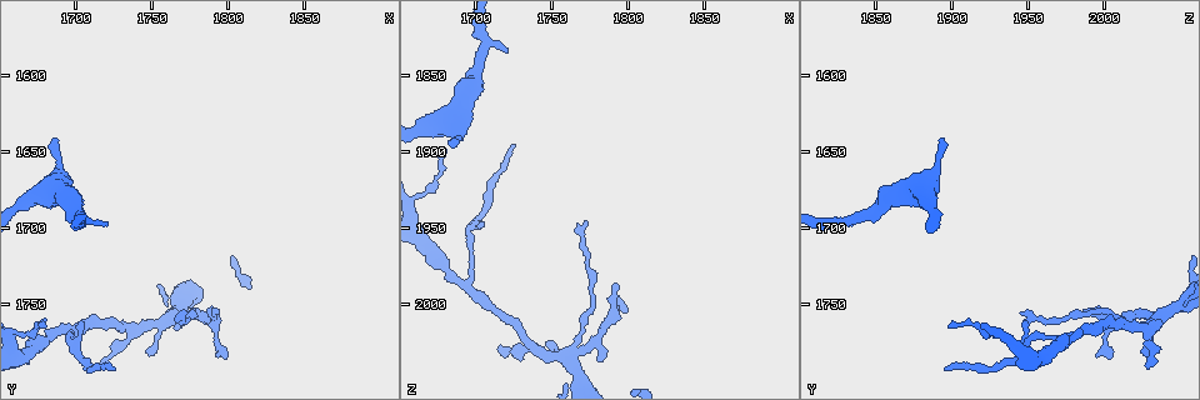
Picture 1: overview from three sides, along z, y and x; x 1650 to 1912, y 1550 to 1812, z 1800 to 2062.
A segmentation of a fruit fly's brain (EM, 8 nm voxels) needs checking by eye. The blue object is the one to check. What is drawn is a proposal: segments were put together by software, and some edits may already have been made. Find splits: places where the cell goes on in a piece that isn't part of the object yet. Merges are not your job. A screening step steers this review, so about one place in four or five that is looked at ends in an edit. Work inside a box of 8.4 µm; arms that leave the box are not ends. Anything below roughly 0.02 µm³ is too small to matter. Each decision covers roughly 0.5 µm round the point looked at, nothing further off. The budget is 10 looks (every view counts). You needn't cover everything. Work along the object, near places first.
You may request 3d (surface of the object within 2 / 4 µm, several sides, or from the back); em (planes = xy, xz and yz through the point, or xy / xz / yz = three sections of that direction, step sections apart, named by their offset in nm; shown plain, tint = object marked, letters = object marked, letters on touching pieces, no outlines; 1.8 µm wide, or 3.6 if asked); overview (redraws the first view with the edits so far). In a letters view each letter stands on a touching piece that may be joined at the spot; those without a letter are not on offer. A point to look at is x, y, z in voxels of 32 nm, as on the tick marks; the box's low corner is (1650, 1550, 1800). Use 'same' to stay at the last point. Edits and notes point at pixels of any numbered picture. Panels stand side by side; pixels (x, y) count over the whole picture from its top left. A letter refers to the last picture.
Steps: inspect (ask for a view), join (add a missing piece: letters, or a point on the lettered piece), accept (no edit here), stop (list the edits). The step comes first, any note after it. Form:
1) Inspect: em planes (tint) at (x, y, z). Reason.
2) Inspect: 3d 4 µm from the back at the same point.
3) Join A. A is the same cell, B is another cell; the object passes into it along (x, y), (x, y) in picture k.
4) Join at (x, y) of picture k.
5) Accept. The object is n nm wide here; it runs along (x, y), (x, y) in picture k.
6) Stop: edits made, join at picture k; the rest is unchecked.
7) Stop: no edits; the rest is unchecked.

Inspect: 3d 4 µm at (1714, 1792, 2028). Branch stops here.

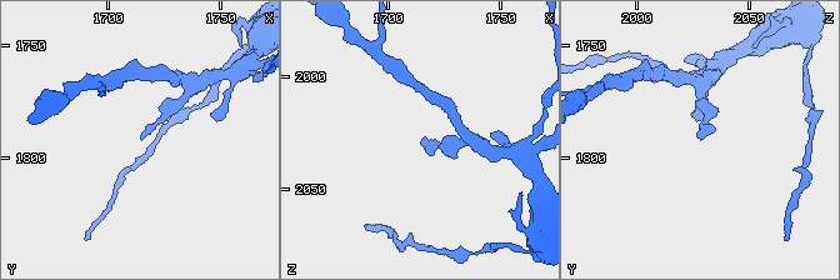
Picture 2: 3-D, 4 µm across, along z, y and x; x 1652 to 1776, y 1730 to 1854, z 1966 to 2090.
Inspect: em xz step 4 (tint) at (1714, 1792, 2028). Now the EM.

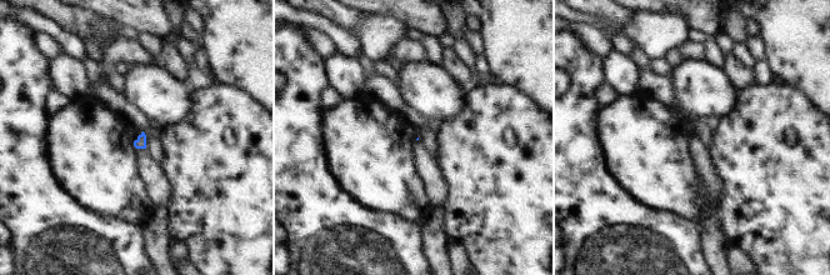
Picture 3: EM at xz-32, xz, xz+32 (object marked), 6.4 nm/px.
Inspect: em xy step 16 (letters) at the same point. Another direction.

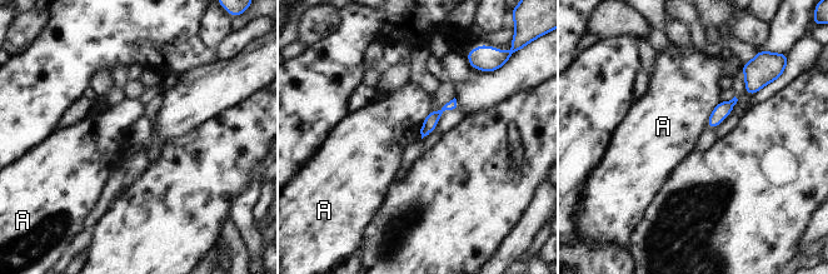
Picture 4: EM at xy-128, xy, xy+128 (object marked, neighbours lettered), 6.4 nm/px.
Accept. A is another cell; a border runs along (430, 111), (422, 125), (420, 138) in picture 4; none of them fits.

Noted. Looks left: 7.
Inspect: em planes (letters) at (1792, 1752, 1990). Branch stops here.

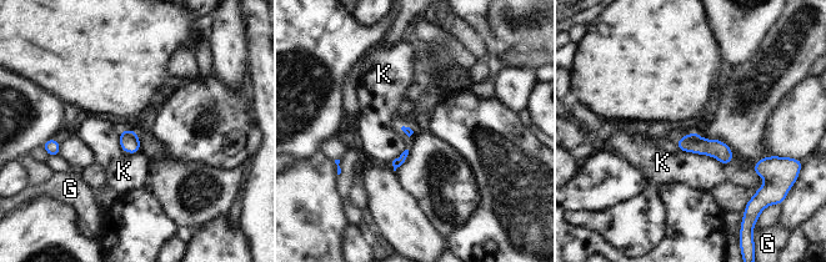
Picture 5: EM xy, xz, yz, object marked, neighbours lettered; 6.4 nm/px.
Accept. G and K are other cells; a border runs along (675, 147), (711, 155), (724, 165) in picture 5; no lettered piece goes on from it.

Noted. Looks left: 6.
Inspect: em planes (tint) at (1688, 1642, 1892). Tapers out.

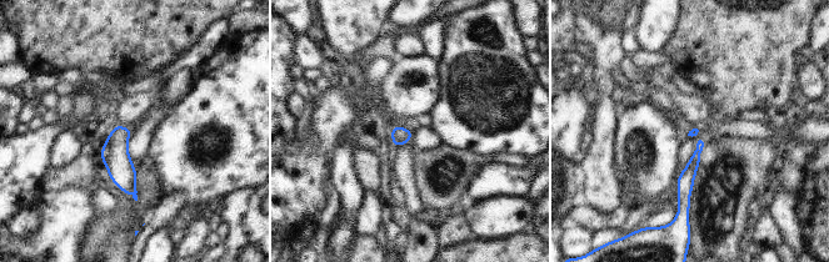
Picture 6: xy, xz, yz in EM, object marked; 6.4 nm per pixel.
Inspect: em planes (letters) at the same point. See the neighbours.

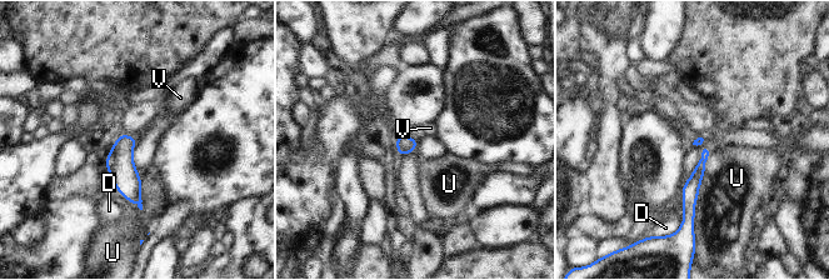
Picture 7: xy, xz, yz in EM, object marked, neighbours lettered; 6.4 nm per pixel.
Accept. The longest contact is with U, 500 nm; D, U and V are other cells; a border runs along (709, 153), (694, 208), (693, 226) in picture 7; none of them fits.

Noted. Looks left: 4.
Inspect: em 3.6 µm planes (letters) at (1722, 1698, 1832). Branch stops here.

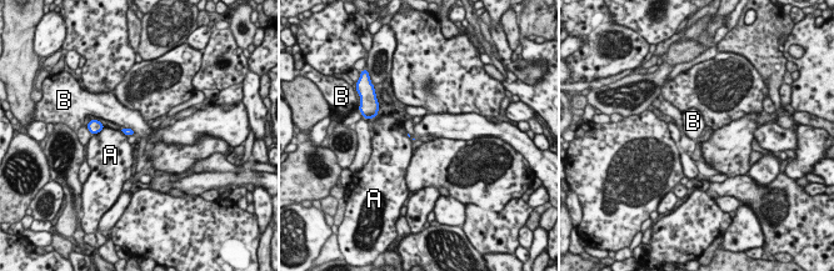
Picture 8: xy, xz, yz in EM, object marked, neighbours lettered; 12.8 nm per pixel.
Accept. A and B are other cells; a border runs along (125, 126), (130, 128), (135, 134) in picture 8; no lettered piece goes on from it.

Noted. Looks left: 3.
Stop: no edits; the rest is unchecked.

